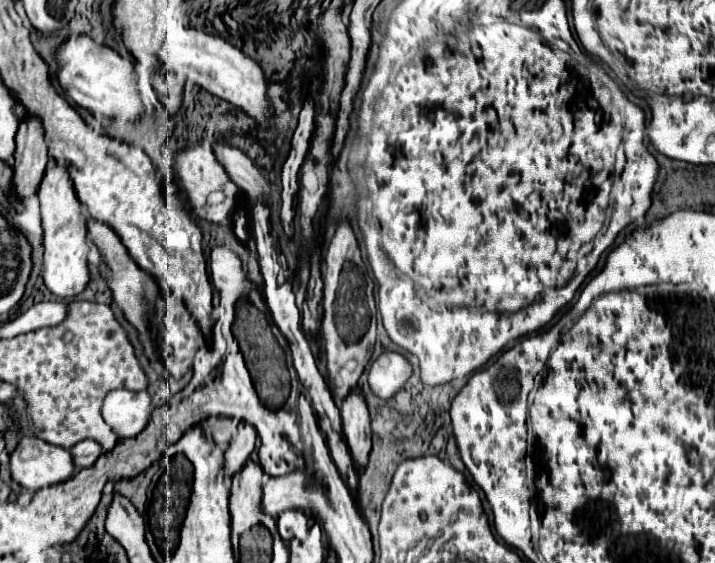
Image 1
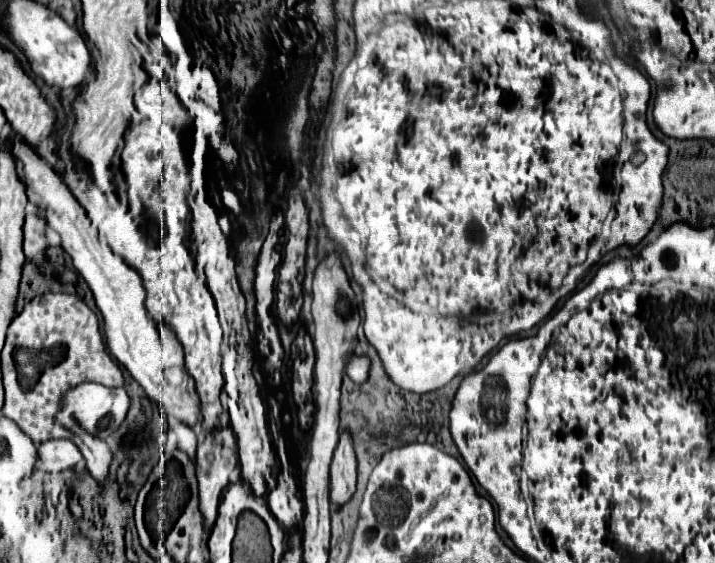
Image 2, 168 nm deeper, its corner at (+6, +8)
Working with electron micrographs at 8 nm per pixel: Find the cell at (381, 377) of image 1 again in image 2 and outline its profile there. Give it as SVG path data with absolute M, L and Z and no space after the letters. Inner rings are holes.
M353 356L347 364L347 374L351 376L353 382L363 384L369 378L369 370L371 370L371 360L369 356Z

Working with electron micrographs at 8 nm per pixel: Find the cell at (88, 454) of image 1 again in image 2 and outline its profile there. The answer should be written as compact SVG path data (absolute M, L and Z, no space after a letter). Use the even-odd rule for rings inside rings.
M67 438L47 440L39 444L39 452L41 452L41 464L37 464L37 470L49 472L49 474L71 470L75 464L83 460L79 448Z

